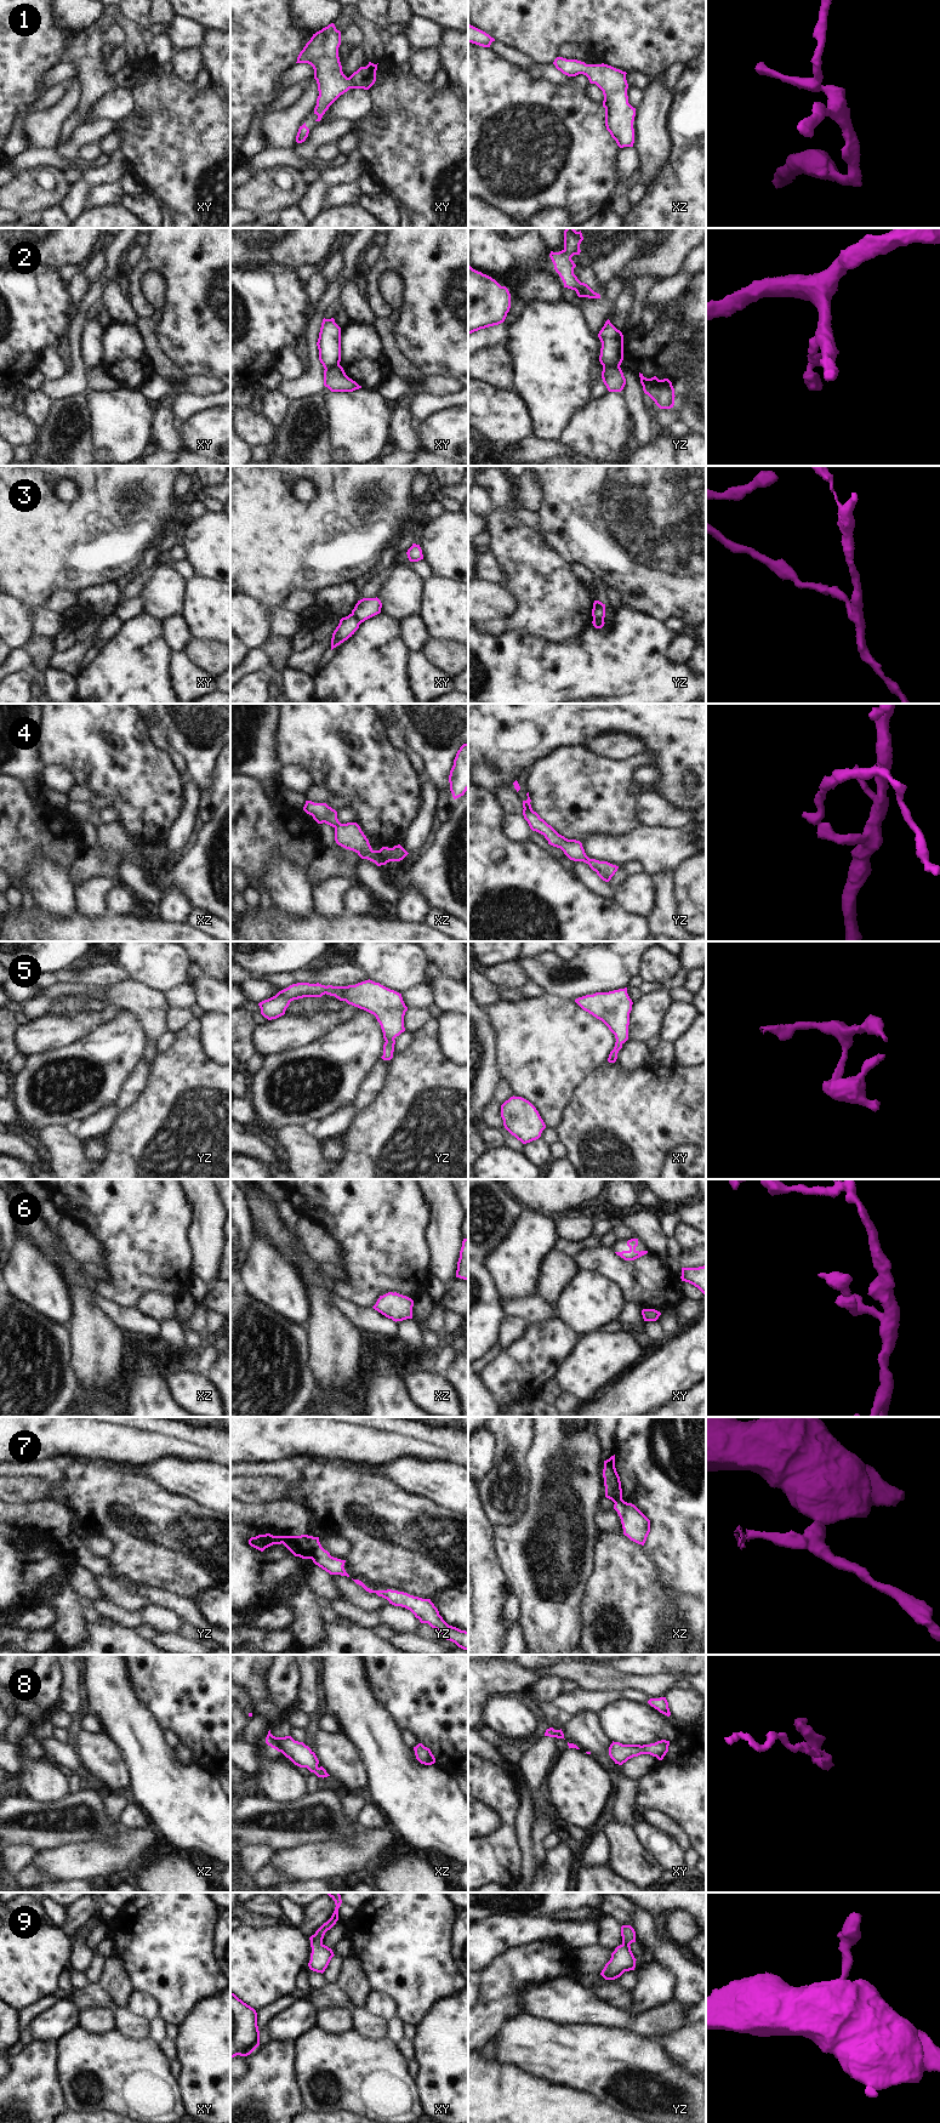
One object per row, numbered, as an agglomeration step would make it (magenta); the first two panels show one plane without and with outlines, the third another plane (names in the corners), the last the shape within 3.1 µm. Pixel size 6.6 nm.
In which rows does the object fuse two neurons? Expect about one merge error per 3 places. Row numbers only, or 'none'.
2, 3, 7

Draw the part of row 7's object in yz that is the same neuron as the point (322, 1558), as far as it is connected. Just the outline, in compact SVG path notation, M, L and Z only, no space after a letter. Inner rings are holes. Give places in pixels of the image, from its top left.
M309 1537L313 1539L315 1546L314 1555L312 1558L313 1563L323 1570L325 1570L326 1572L329 1572L330 1575L341 1575L349 1577L349 1575L346 1572L343 1567L346 1560L331 1556L330 1553L321 1547L319 1537Z

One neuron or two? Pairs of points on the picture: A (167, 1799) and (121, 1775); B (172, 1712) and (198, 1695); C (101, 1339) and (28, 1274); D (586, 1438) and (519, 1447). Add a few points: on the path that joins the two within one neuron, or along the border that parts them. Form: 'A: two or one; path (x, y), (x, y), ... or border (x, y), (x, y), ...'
A: two; border (124, 1752), (131, 1775), (131, 1786)
B: one; path (178, 1706), (192, 1695)
C: two; border (69, 1286), (74, 1301), (74, 1316), (70, 1325)
D: two; border (535, 1429), (535, 1439), (528, 1457), (530, 1473)

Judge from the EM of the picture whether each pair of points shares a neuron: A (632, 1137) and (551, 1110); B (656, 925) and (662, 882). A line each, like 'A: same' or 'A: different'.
A: different
B: same

